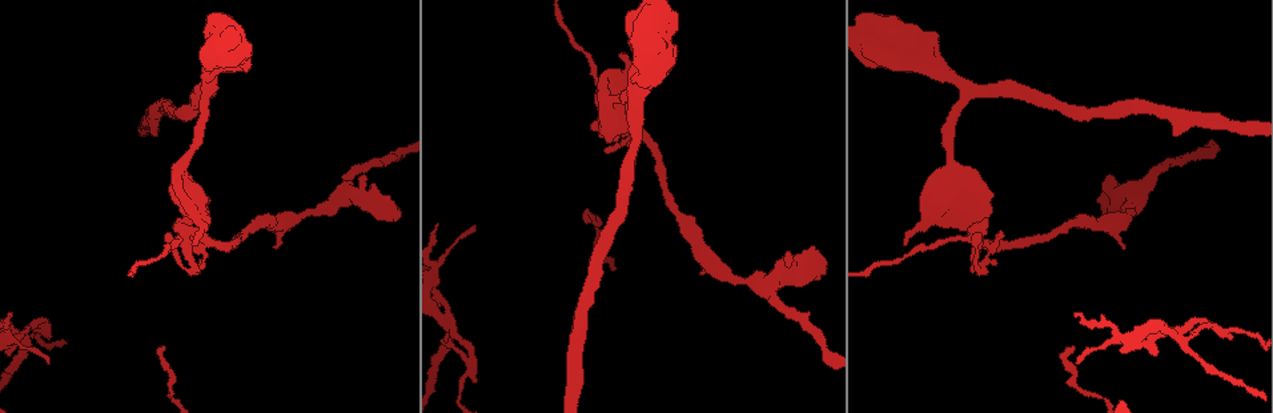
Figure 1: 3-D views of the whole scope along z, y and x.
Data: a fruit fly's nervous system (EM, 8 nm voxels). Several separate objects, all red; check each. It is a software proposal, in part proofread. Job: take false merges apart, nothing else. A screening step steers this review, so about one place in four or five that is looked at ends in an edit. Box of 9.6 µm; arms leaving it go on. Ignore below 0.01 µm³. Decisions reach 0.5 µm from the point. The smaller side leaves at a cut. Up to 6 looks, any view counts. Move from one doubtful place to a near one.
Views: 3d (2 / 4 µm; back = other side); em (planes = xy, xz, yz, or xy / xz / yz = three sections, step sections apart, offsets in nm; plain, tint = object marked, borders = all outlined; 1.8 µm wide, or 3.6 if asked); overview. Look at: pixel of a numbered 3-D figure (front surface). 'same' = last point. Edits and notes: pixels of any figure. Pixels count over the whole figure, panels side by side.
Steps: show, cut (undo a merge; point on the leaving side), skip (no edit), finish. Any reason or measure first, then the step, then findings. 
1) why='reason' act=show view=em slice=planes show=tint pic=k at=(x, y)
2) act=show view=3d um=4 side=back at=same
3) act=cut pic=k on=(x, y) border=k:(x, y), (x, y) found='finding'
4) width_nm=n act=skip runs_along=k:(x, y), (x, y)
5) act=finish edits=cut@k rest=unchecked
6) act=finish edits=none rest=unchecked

why='thin arm on a thick one' act=show view=3d um=2 pic=1 at=(185, 234)

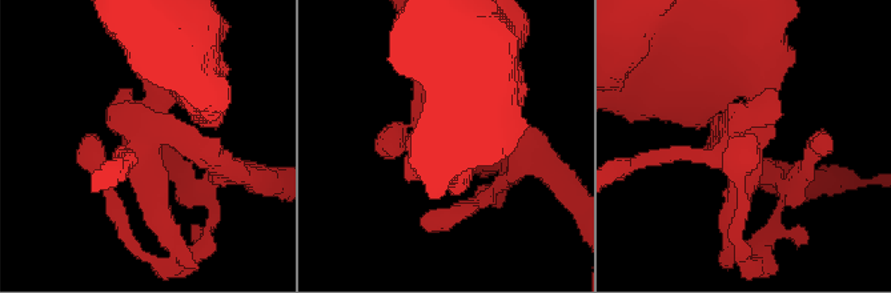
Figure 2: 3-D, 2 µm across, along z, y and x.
act=show view=em slice=planes show=plain pic=2 at=(146, 138)

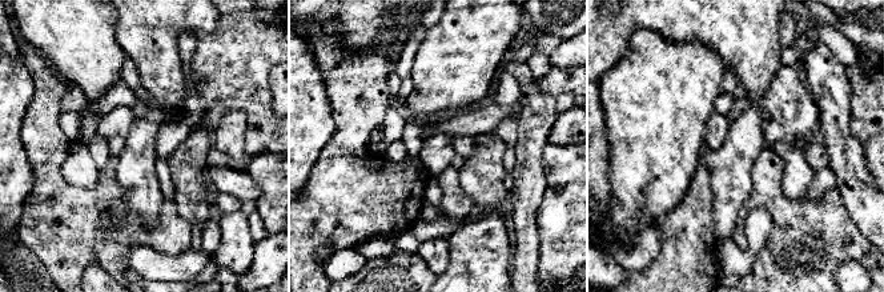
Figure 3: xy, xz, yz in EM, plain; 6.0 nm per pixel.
why='where the object lies' act=show view=em slice=planes show=tint at=same

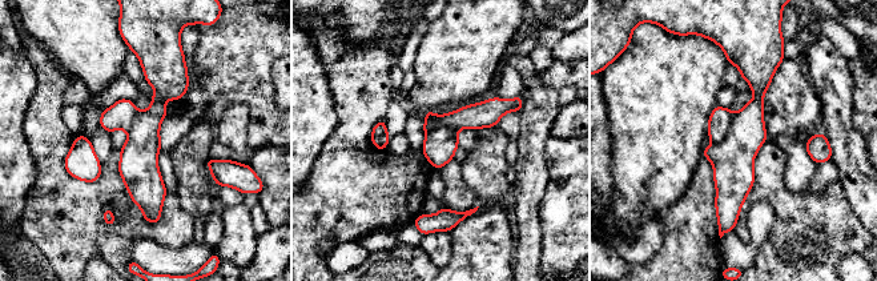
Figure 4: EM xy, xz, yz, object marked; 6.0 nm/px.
width_nm=200 act=cut pic=4 on=(720, 119) part_leaving=4:(513, 108), (427, 124) found='a second neuron is stuck on'

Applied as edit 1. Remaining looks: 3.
why='arms part here' act=show view=em slice=xz step=8 show=borders pic=1 at=(1176, 336)

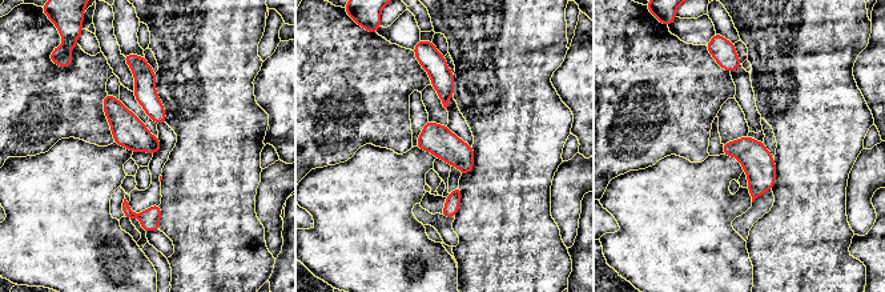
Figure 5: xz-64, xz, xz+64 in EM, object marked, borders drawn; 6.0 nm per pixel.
act=cut pic=5 on=(431, 60) found='two neurons meet here'

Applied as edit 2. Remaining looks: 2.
act=finish edits=cut@4,cut@5 rest=unchecked

